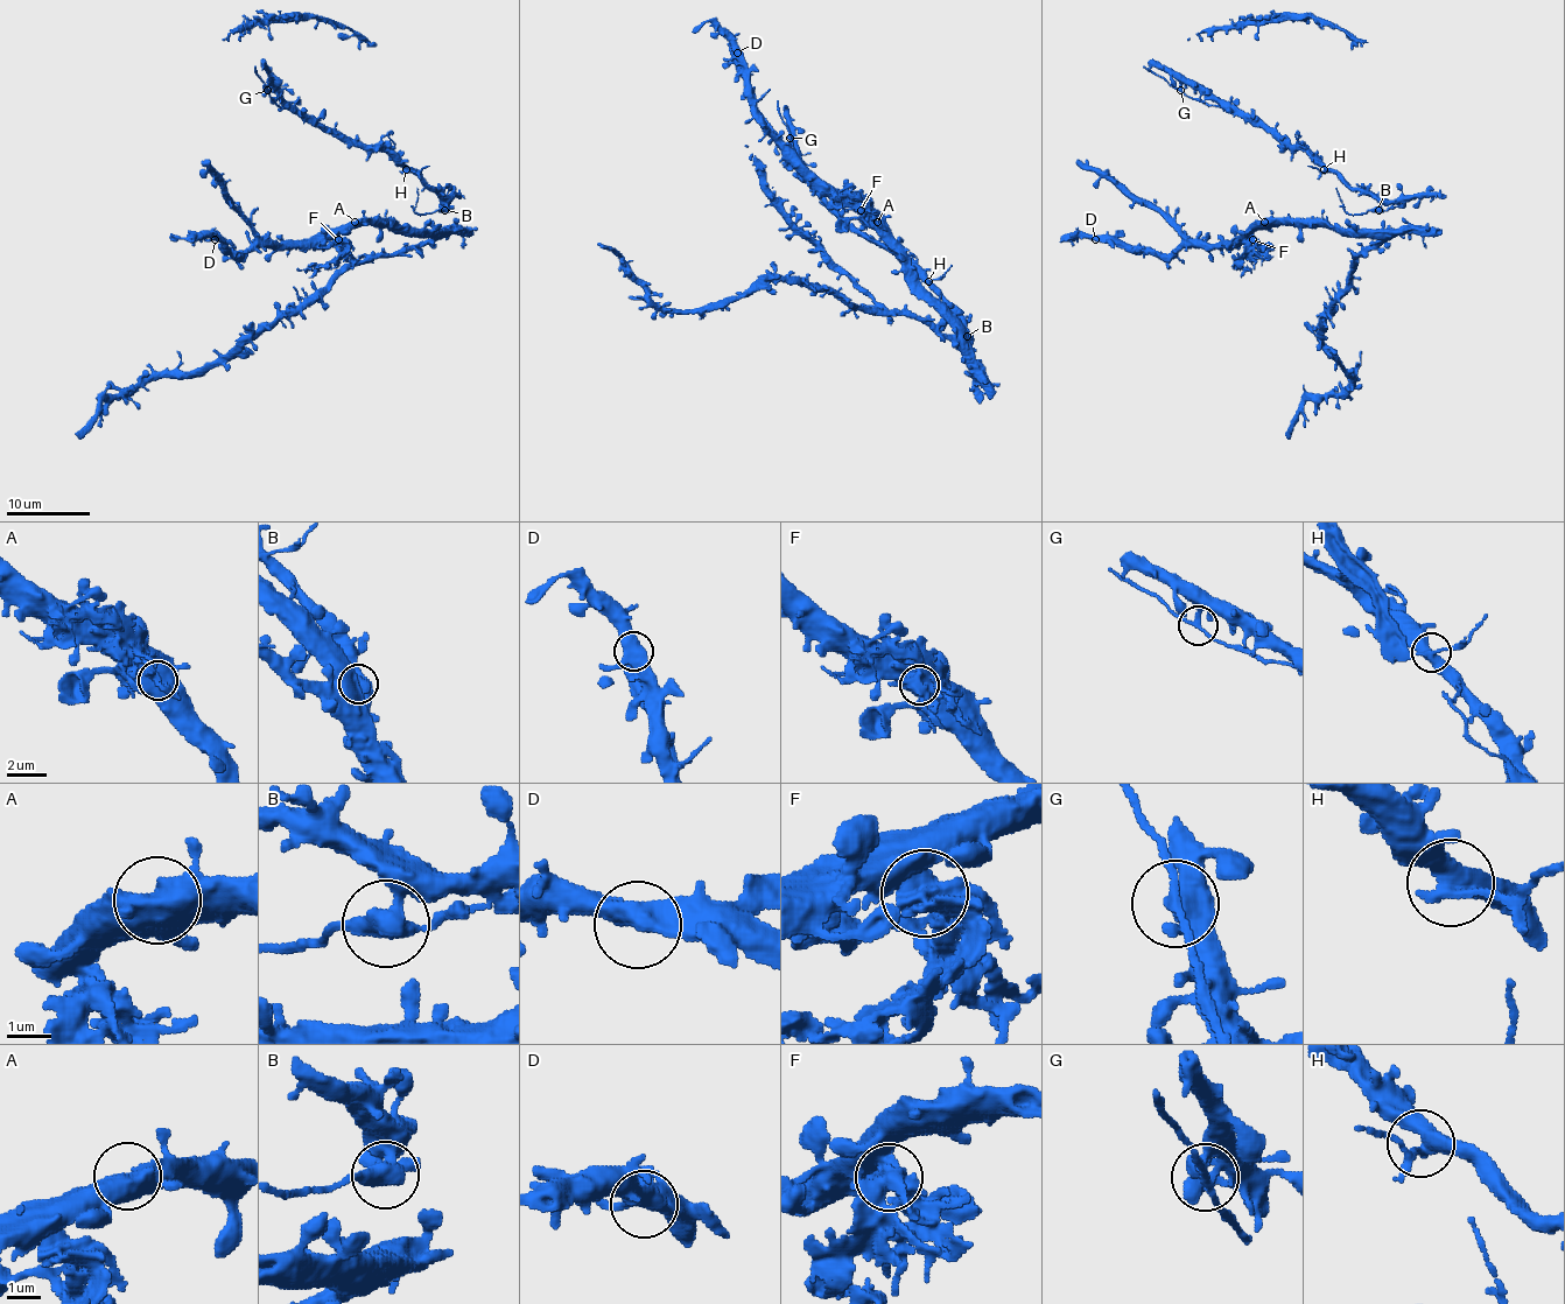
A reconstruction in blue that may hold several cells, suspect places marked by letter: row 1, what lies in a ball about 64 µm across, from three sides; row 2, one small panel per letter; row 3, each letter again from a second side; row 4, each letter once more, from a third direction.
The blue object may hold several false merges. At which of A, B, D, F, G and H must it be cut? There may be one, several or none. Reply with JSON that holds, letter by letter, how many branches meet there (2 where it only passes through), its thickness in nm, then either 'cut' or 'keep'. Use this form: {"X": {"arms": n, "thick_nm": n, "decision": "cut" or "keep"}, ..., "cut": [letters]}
{"A": {"arms": 2, "thick_nm": 550, "decision": "keep"}, "B": {"arms": 2, "thick_nm": 550, "decision": "cut"}, "D": {"arms": 3, "thick_nm": 500, "decision": "keep"}, "F": {"arms": 2, "thick_nm": 700, "decision": "cut"}, "G": {"arms": 3, "thick_nm": 170, "decision": "cut"}, "H": {"arms": 3, "thick_nm": 420, "decision": "keep"}, "cut": ["B", "F", "G"]}

